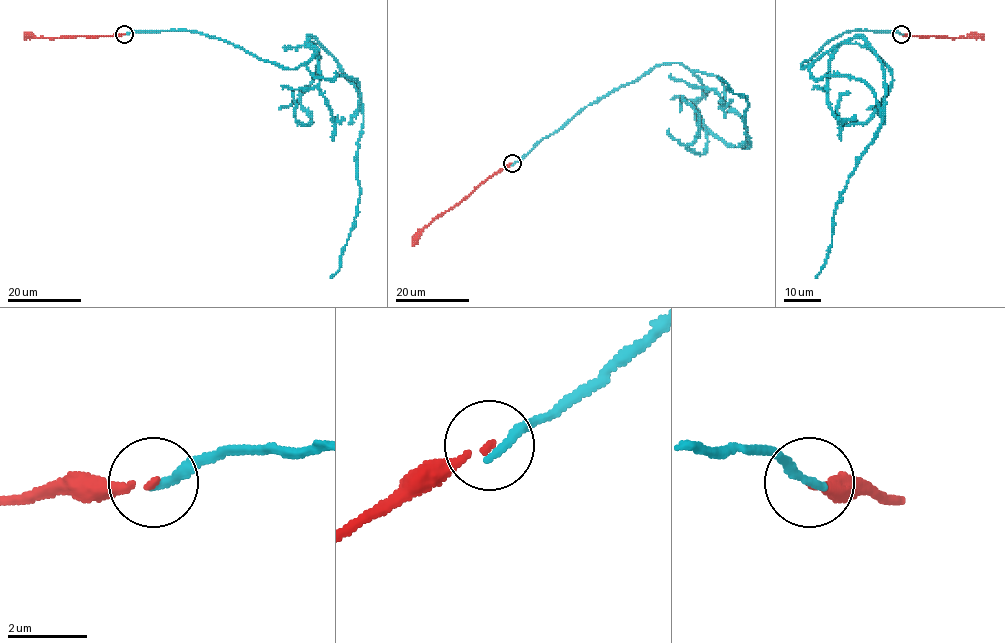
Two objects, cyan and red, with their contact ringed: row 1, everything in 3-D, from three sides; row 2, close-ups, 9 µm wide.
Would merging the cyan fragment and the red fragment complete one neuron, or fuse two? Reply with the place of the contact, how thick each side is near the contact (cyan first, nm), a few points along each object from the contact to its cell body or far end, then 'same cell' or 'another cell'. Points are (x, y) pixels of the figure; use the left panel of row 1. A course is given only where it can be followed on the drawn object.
at (124, 34); 240 nm thick on the cyan side, 160 nm on the other; cyan runs (124, 34), (189, 30), (293, 68), (314, 55), (311, 36), (333, 57), (362, 125), (354, 227), (330, 278); red runs (124, 34), (46, 37), (24, 34); another cell

